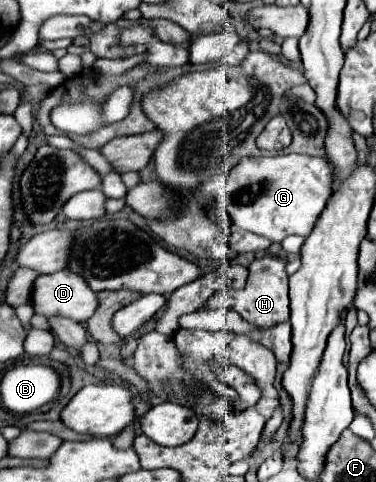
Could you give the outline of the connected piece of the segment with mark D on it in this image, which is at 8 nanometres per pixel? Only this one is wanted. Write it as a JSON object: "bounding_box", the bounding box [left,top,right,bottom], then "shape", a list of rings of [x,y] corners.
{"bounding_box":[31,270,99,322],"shape":[[[59,270],[53,274],[43,274],[35,280],[31,304],[35,312],[43,316],[55,314],[77,322],[87,322],[99,308],[99,298],[83,276],[69,270]]]}

